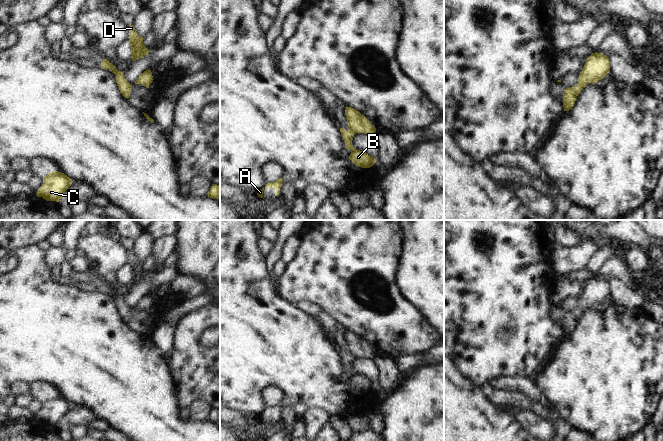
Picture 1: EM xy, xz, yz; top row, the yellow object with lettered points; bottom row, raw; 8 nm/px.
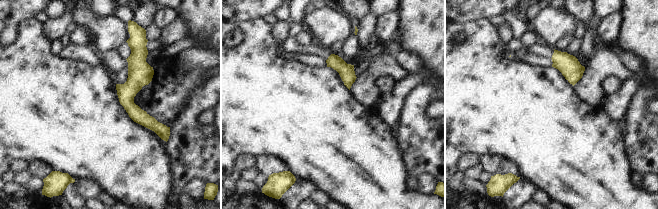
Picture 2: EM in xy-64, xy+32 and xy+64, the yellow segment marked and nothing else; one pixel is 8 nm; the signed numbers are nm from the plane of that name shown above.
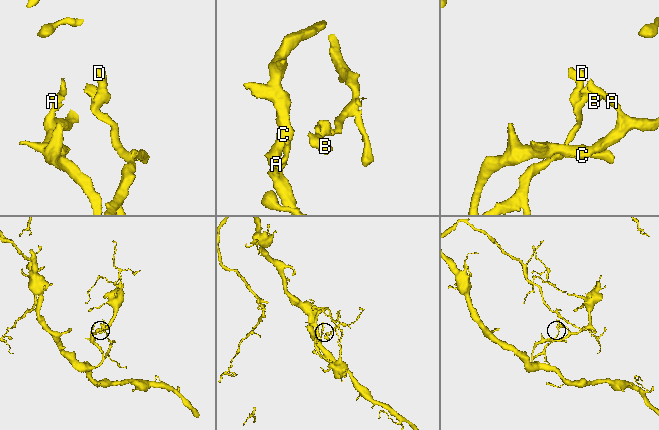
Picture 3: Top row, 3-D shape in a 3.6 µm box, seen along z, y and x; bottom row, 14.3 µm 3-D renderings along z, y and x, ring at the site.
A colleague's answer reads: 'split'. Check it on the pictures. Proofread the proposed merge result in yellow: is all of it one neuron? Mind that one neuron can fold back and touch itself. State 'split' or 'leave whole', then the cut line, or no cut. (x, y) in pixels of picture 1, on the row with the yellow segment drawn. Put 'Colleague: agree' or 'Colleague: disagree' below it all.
leave whole | no cut
Colleague: disagree

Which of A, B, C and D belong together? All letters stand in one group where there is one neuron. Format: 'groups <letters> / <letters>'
groups A B C D

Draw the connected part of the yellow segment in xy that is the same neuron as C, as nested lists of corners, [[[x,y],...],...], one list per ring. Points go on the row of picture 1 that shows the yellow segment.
[[[53,171],[43,177],[43,184],[37,190],[37,196],[46,201],[59,202],[63,193],[71,186],[72,180],[64,173]]]

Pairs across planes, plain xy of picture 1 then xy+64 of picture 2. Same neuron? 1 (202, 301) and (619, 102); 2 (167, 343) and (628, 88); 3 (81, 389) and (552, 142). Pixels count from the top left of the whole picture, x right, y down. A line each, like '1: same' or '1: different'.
1: same
2: same
3: same

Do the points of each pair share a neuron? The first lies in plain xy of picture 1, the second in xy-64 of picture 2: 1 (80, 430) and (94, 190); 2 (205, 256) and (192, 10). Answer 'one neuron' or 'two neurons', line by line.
1: two neurons
2: one neuron

